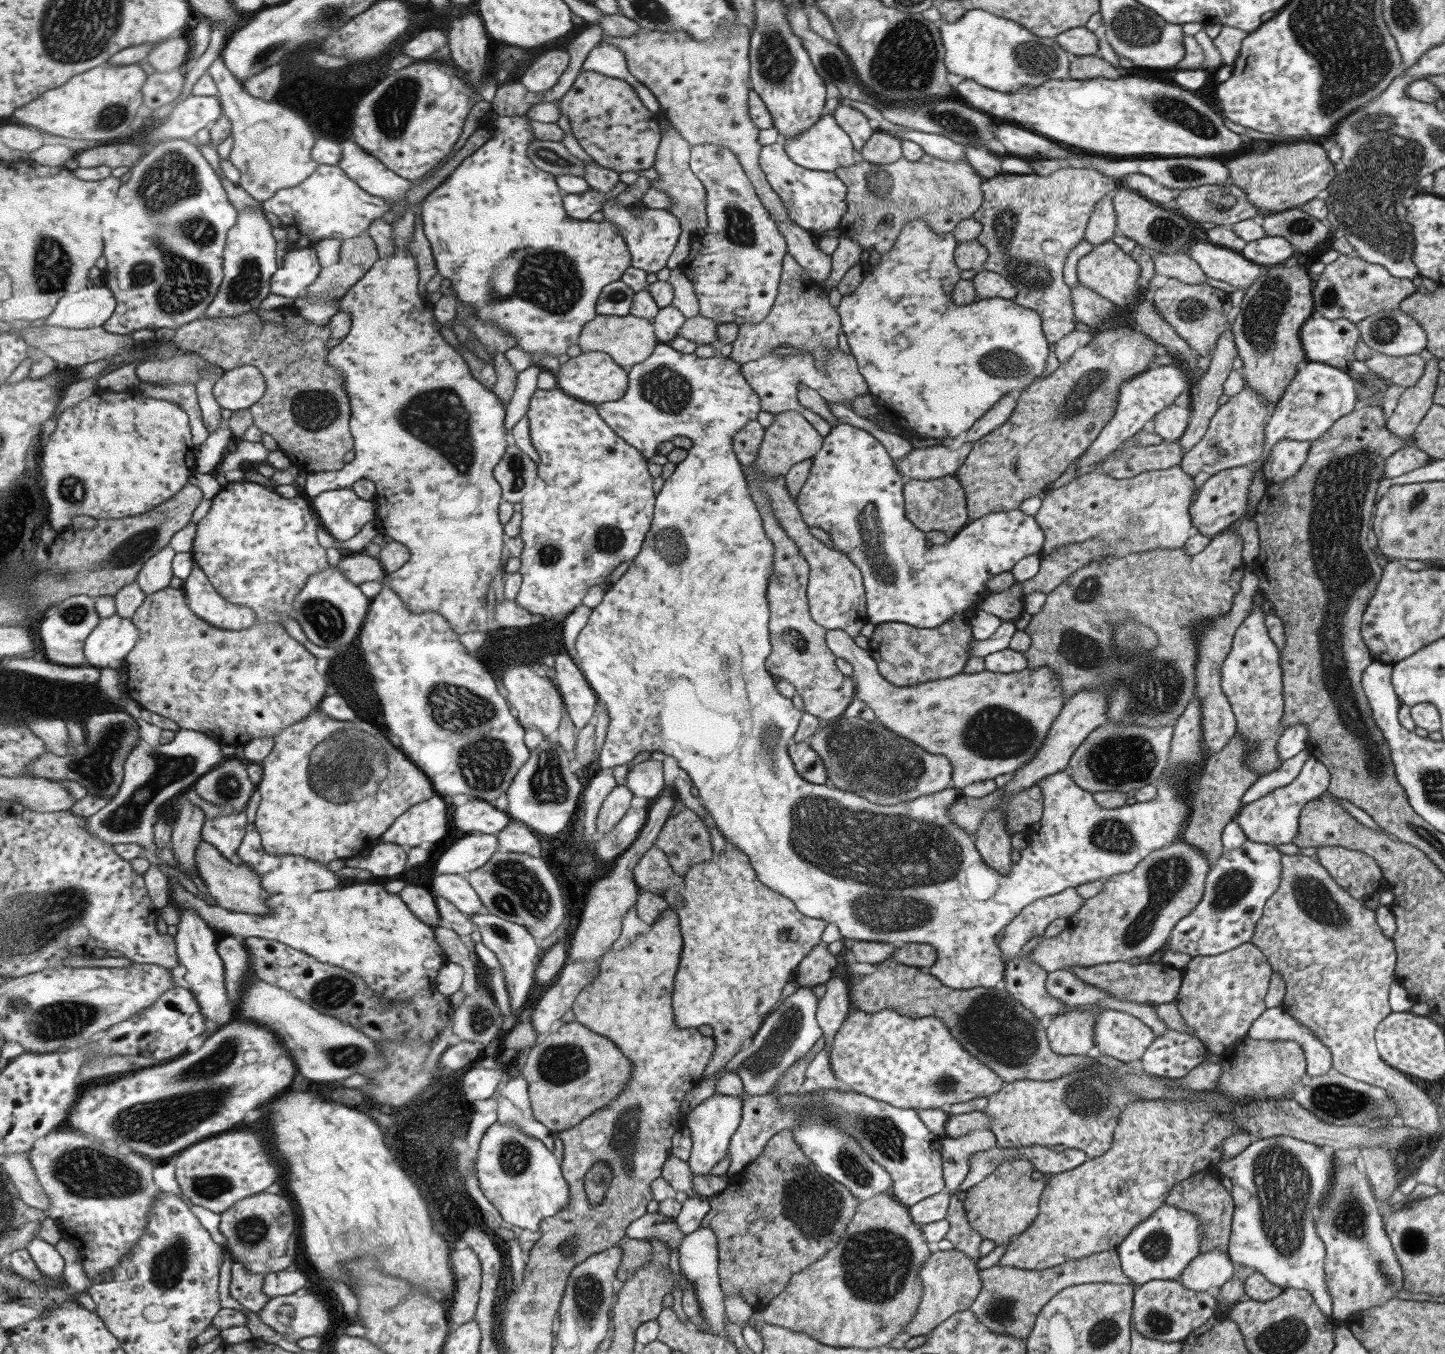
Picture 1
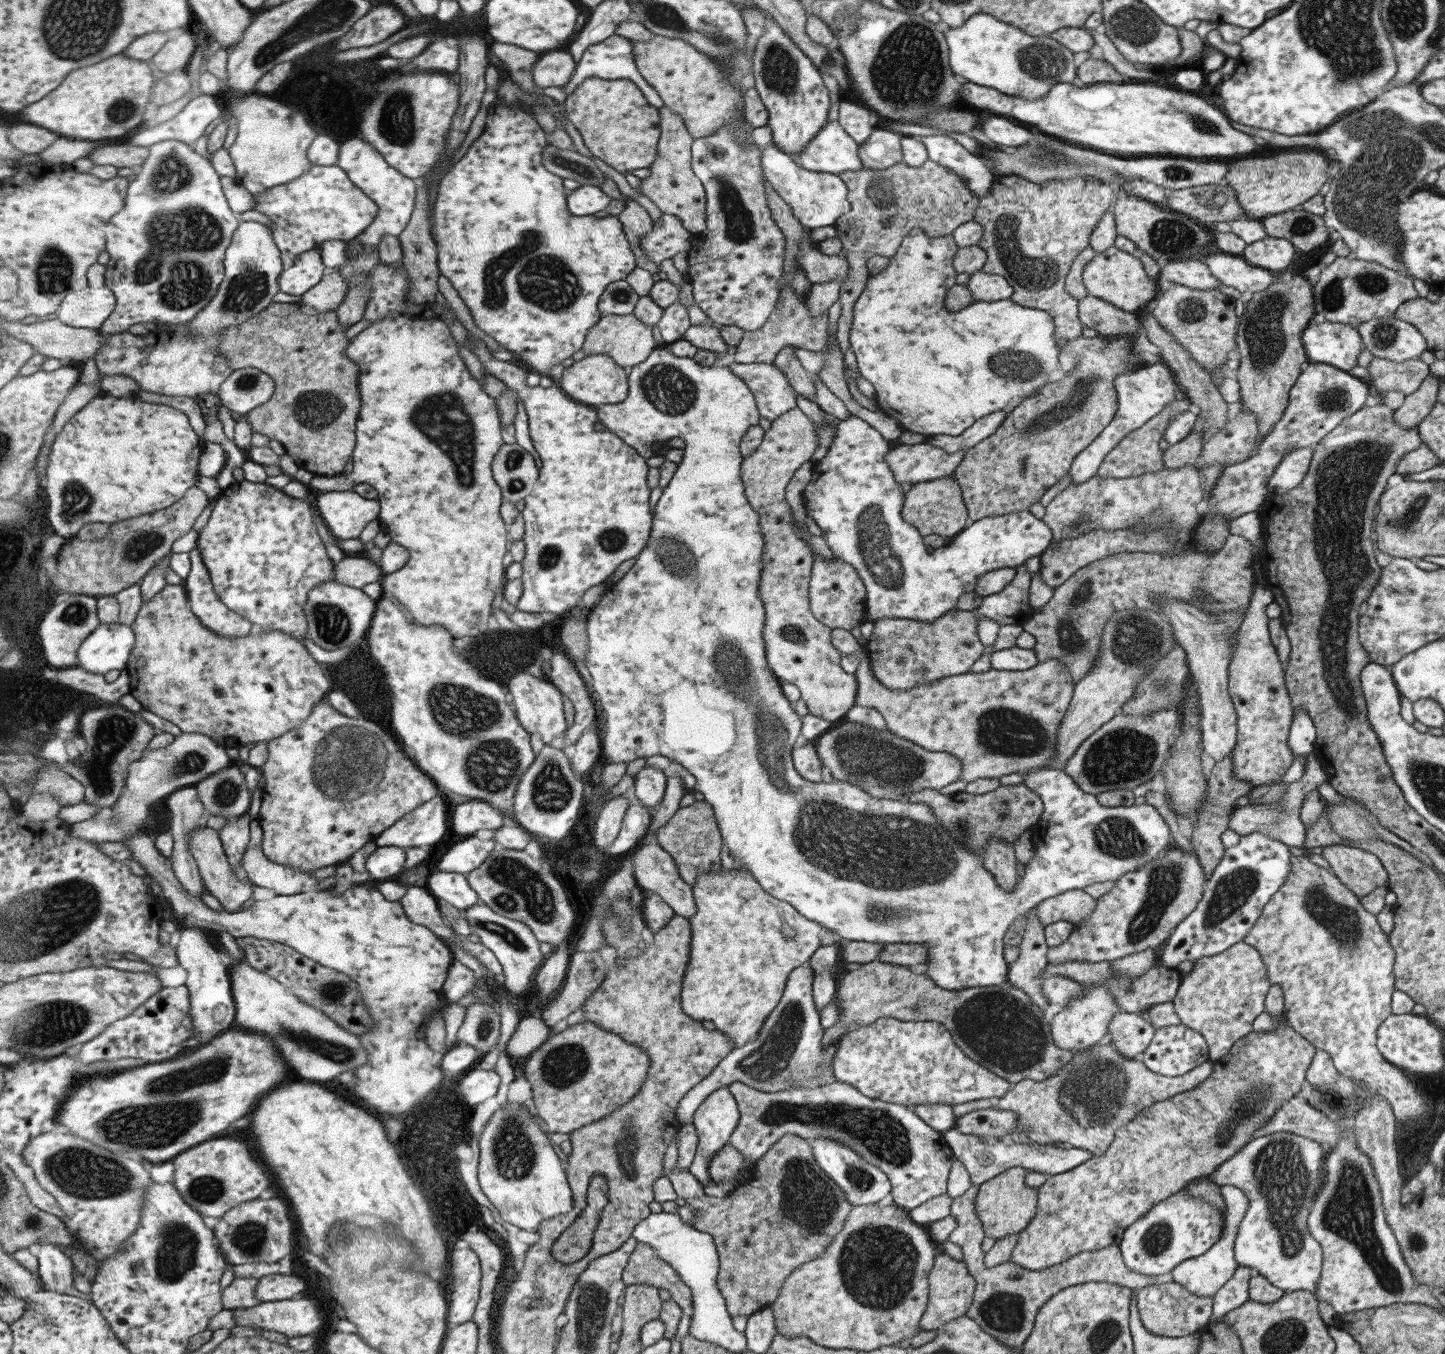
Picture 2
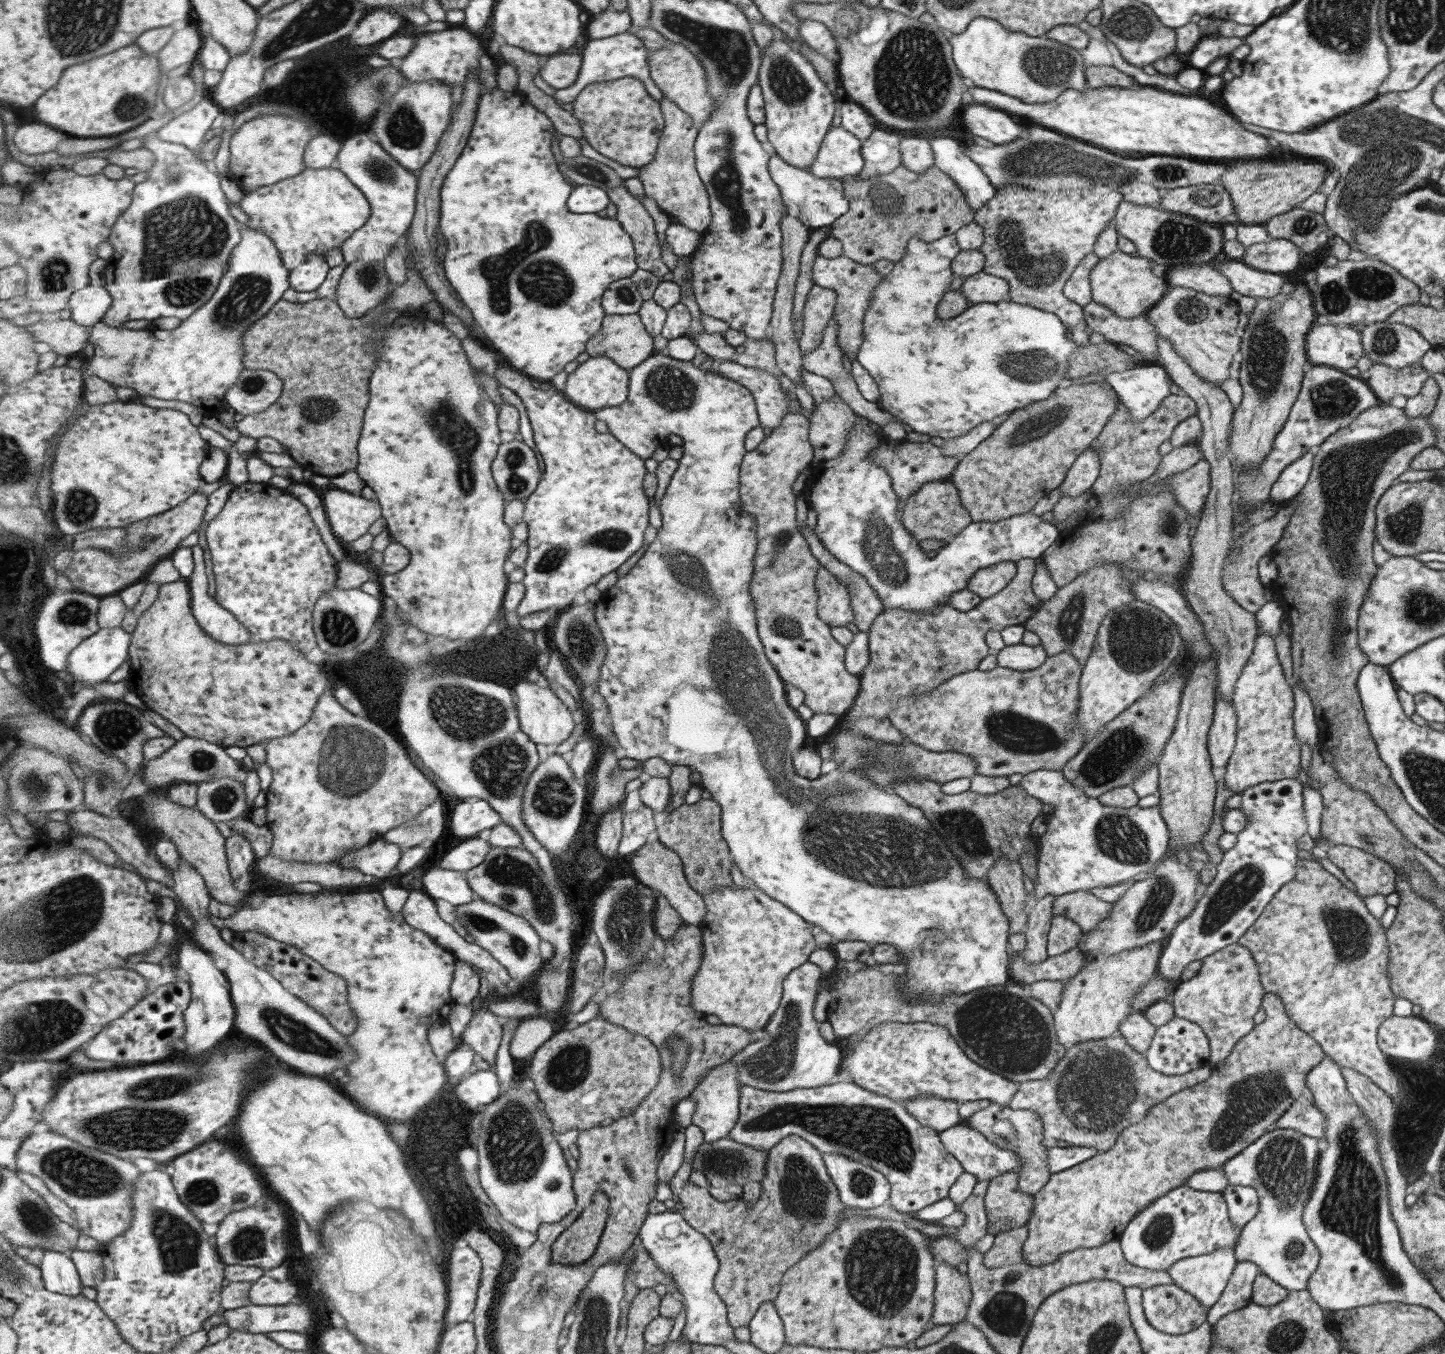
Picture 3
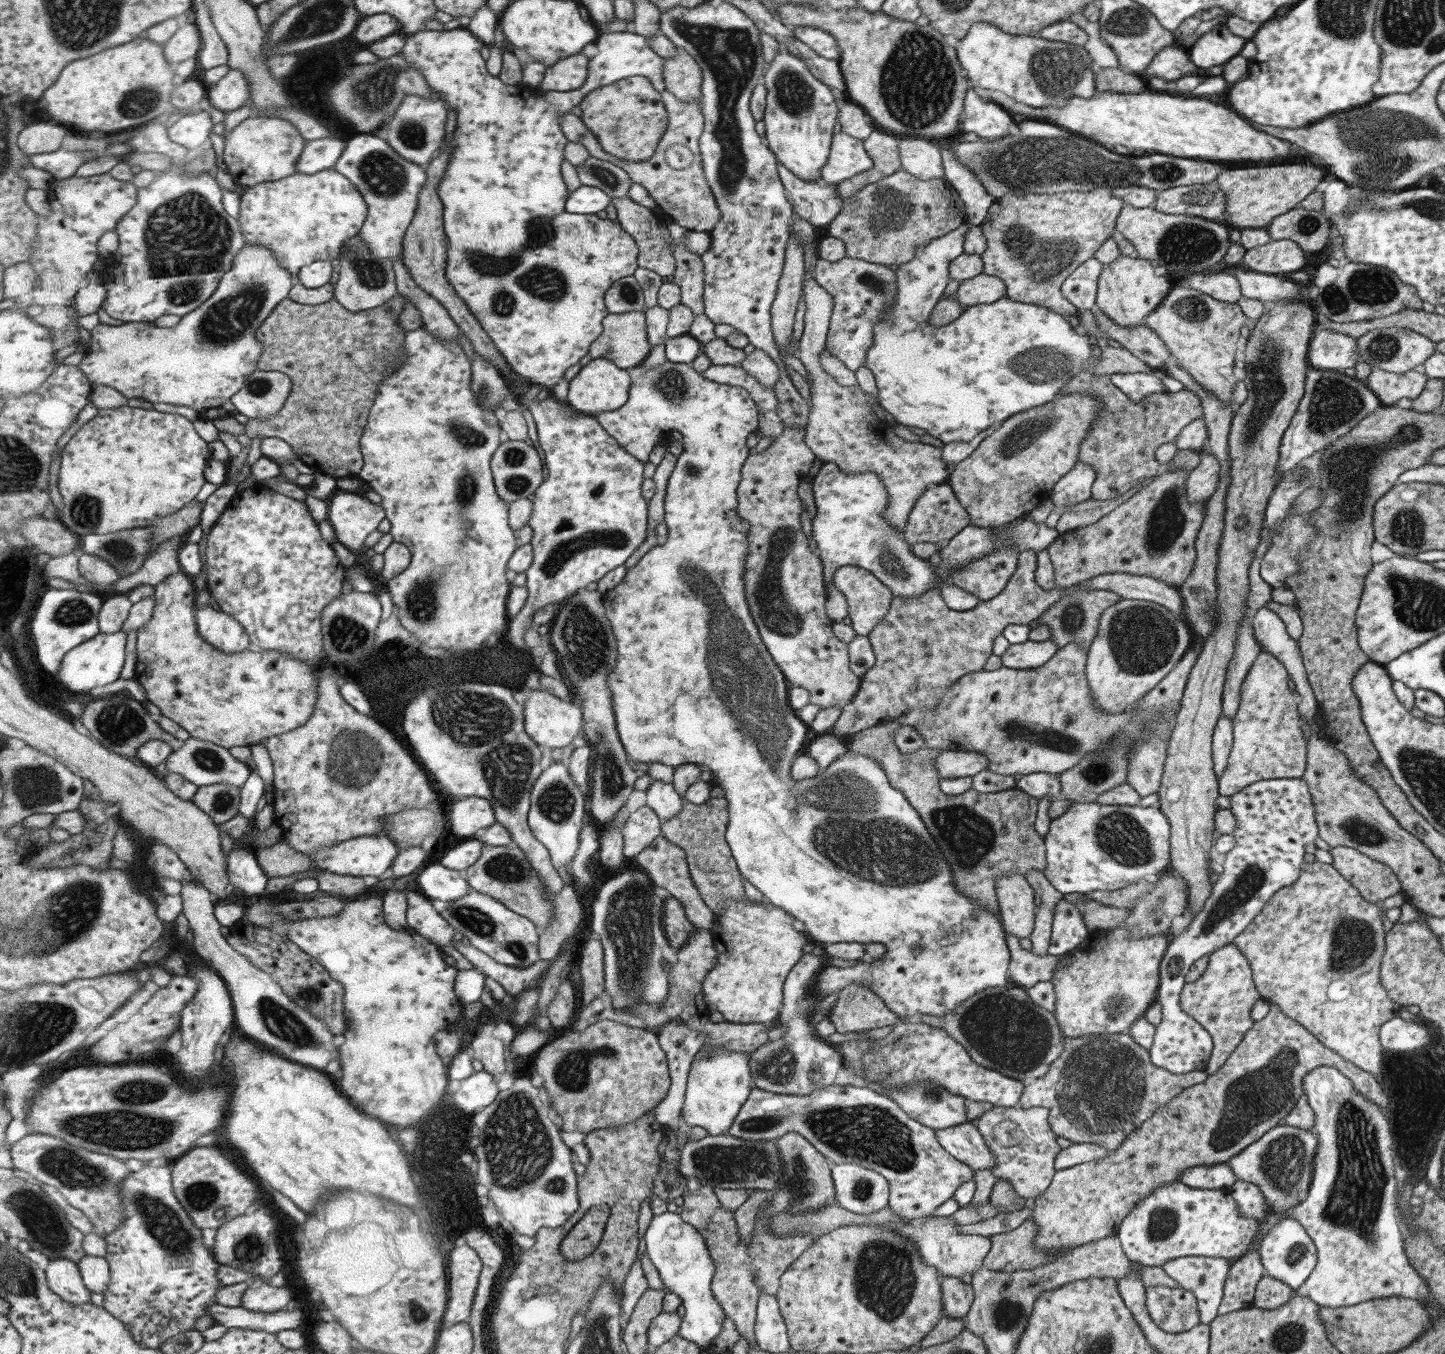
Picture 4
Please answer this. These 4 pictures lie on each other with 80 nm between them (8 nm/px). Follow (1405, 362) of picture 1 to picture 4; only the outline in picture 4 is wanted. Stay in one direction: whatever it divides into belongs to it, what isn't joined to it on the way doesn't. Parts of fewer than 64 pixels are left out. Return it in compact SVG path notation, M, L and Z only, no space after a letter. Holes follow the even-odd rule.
M1370 368L1364 383L1380 400L1381 405L1393 405L1401 398L1417 398L1427 379L1420 369L1412 369L1398 374L1379 368Z

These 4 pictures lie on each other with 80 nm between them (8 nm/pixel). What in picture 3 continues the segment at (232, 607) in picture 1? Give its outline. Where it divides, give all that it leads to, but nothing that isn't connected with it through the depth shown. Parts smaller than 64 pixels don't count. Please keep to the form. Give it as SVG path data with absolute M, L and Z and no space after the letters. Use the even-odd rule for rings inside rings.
M199 545L192 546L195 559L195 570L194 573L187 578L190 584L191 594L193 597L194 615L198 620L198 623L202 625L207 633L214 637L215 640L222 641L223 644L245 644L253 639L249 628L242 623L235 616L234 612L230 609L223 608L222 604L219 604L217 597L209 596L207 592L207 566L205 566L205 548Z

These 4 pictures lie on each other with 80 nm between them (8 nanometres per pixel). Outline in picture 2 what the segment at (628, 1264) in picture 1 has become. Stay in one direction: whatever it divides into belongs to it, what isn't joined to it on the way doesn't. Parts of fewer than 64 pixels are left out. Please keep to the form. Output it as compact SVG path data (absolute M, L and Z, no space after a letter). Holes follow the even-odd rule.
M638 1241L633 1255L627 1265L627 1271L623 1272L623 1282L627 1286L643 1284L649 1280L651 1286L669 1291L684 1310L684 1314L690 1318L693 1316L692 1291L685 1285L677 1272L665 1262L650 1244Z

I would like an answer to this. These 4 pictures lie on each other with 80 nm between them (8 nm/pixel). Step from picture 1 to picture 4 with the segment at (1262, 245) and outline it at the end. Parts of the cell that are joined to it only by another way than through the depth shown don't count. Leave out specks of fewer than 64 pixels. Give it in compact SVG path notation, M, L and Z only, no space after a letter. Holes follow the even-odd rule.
M1270 240L1263 246L1246 250L1242 262L1255 272L1282 275L1300 270L1305 256L1292 240Z

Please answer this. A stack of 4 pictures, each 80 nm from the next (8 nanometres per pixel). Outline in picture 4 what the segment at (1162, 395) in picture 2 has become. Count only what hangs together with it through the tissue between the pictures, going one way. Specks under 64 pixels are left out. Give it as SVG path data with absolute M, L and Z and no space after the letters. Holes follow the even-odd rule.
M1162 369L1149 370L1147 373L1110 374L1109 381L1126 394L1130 401L1140 403L1148 394L1167 392L1161 382L1165 372ZM1076 461L1053 486L1049 497L1054 510L1062 513L1066 508L1090 497L1095 471L1088 465Z

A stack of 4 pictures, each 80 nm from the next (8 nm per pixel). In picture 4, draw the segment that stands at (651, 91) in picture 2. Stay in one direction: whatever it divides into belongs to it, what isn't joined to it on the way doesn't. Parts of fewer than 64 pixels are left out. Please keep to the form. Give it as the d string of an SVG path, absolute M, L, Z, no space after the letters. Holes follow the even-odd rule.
M467 28L425 30L406 36L402 52L410 67L423 71L431 88L443 95L448 109L456 110L456 131L450 140L454 155L438 186L450 241L446 276L507 358L509 366L531 380L535 388L545 386L551 390L563 380L571 366L589 354L593 342L603 334L603 320L610 314L605 304L609 289L617 280L634 275L640 267L638 242L618 220L568 211L566 204L571 193L563 180L561 166L570 140L560 116L581 107L589 93L630 77L647 77L657 92L665 92L666 60L655 52L648 37L637 32L603 33L595 42L599 52L591 59L585 86L569 92L547 91L541 96L538 88L507 85L498 75L493 76L481 56L479 48L483 45L485 43Z

